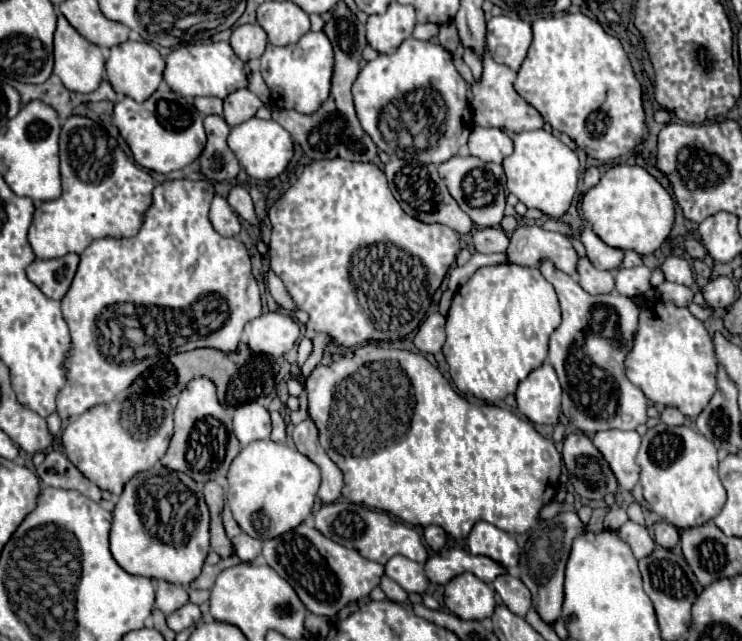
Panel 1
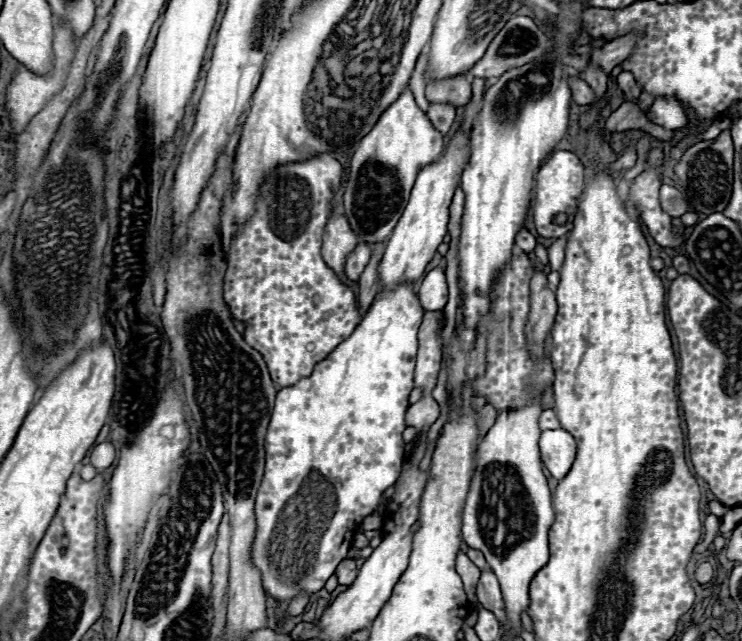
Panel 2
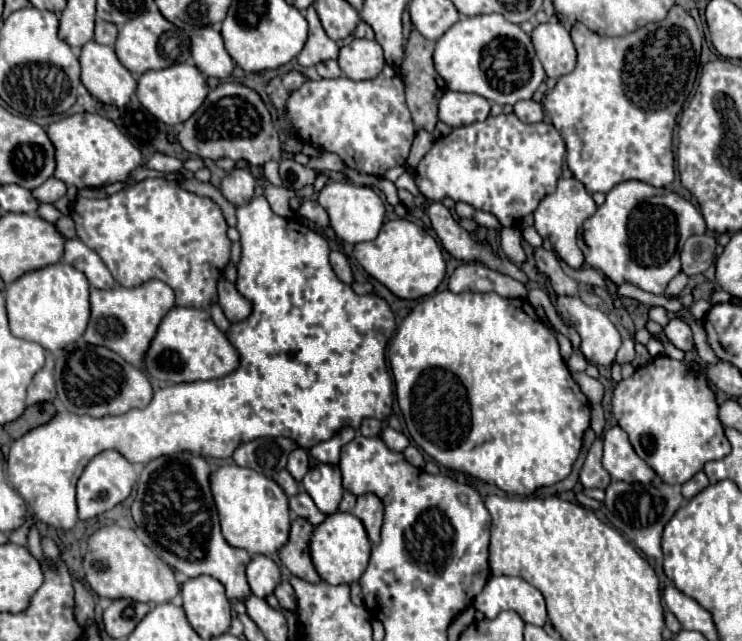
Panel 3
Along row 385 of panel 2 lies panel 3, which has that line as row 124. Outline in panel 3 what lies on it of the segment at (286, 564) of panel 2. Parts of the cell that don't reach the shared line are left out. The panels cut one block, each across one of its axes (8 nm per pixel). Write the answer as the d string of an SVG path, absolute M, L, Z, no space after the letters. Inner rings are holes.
M386 66L378 78L362 80L362 82L354 82L346 76L334 80L324 80L324 78L308 80L298 90L294 90L292 96L288 98L286 116L292 122L294 132L302 142L320 144L326 152L338 154L348 168L374 176L384 176L388 168L404 166L410 154L410 146L416 138L416 126L410 118L410 110L404 98L404 82L398 70L392 66Z

